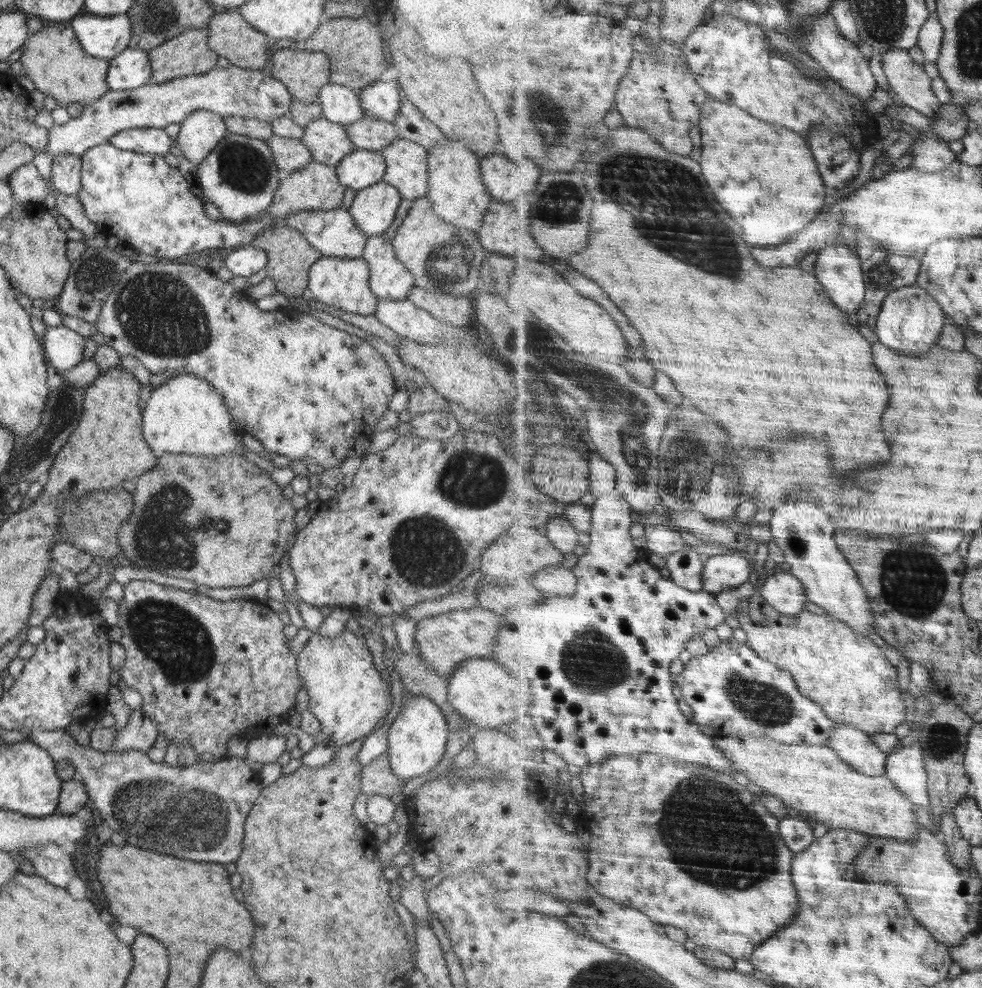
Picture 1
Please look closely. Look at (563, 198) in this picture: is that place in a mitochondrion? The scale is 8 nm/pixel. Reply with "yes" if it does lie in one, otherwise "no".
yes

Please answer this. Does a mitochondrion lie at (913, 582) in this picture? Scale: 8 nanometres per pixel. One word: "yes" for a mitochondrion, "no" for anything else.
yes

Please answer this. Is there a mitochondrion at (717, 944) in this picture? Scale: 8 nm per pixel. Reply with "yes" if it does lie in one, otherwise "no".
no

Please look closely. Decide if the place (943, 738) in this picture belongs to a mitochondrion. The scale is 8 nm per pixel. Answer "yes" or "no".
yes

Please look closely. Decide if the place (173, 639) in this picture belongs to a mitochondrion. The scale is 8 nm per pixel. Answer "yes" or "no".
yes

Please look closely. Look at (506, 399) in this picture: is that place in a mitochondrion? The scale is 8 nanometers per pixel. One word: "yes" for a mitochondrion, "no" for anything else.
no

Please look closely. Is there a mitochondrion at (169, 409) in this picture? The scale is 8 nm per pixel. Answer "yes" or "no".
no

